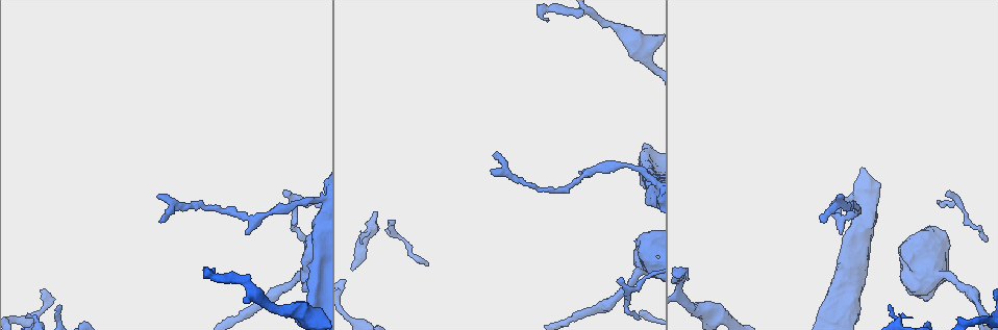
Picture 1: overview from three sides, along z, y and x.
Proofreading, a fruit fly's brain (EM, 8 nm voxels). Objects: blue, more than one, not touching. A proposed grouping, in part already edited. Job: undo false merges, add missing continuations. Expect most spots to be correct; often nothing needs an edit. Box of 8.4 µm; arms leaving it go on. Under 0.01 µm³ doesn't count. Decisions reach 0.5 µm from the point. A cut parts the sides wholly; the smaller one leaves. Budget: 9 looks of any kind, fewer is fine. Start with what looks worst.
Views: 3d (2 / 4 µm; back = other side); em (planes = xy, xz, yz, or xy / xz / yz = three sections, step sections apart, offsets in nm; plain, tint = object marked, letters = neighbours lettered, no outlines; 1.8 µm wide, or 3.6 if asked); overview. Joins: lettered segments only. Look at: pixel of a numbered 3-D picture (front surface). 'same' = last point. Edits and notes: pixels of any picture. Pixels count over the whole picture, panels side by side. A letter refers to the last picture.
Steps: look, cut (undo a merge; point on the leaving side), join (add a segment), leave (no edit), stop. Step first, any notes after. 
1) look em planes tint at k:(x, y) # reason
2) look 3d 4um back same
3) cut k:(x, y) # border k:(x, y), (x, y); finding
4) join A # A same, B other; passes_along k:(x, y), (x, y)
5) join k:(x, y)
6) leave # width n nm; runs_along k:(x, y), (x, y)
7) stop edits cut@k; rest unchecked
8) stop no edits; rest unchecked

look em planes tint at 1:(951, 204)

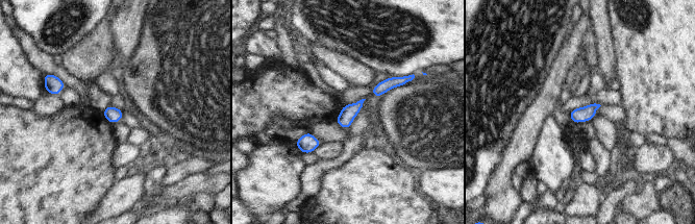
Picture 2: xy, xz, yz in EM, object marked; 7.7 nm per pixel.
look em planes letters same # what lies round it

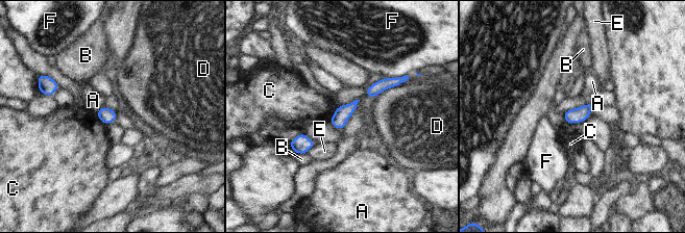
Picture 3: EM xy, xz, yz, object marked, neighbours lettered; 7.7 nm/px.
leave # width 120 nm; A other, B other, C other, D other, E other, F other; border 3:(337, 107), (328, 122); all the same cell

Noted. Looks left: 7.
look em planes plain at 1:(686, 268) # an open end

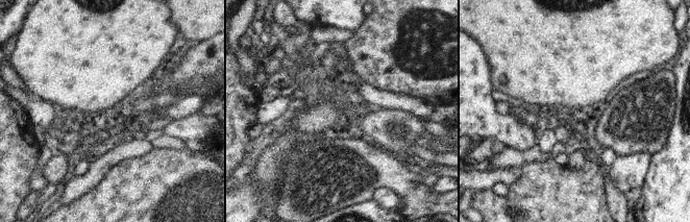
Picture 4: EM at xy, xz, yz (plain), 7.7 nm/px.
look em planes tint same # where the object lies

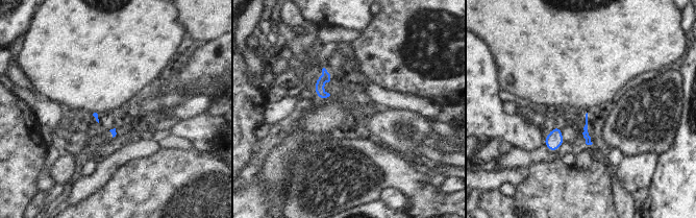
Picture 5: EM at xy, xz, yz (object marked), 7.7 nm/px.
look em planes letters same # what lies round it

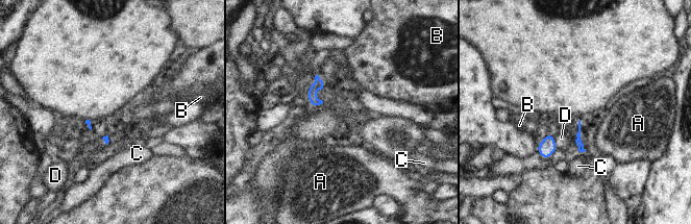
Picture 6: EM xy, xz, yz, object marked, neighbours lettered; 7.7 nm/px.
leave # A other, B other, C other, D other; border 6:(552, 134), (553, 142), (558, 147); none of them fits

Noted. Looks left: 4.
look em yz step 16 plain at 1:(312, 269) # thick end

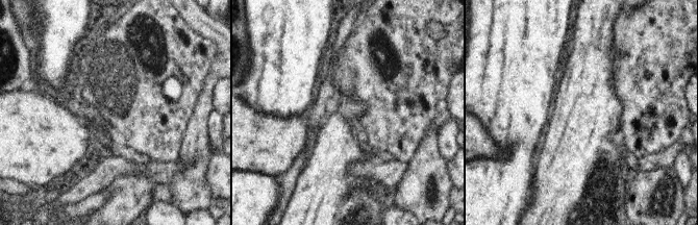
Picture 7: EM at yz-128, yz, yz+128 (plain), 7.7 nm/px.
look em yz step 16 letters same # what lies round it

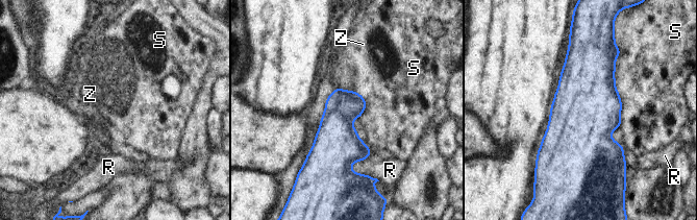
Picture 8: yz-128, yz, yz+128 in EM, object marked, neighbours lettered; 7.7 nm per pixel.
leave # longest_contact S 600 nm; R other, S other, Z other; border 8:(334, 87), (357, 92); no lettered segment goes on from it

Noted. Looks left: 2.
stop no edits; rest unchecked

